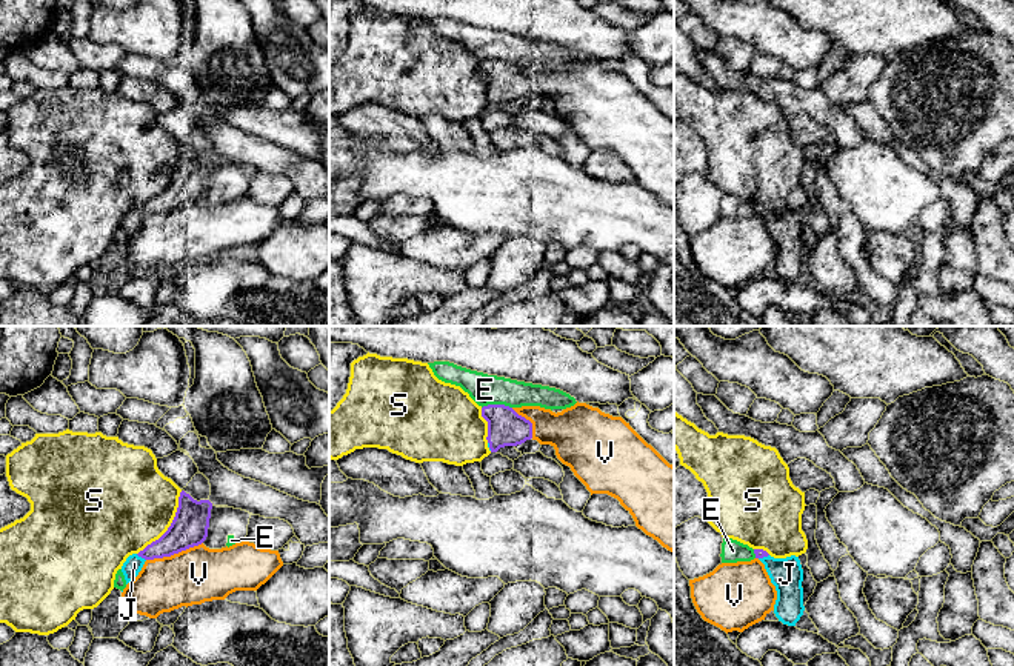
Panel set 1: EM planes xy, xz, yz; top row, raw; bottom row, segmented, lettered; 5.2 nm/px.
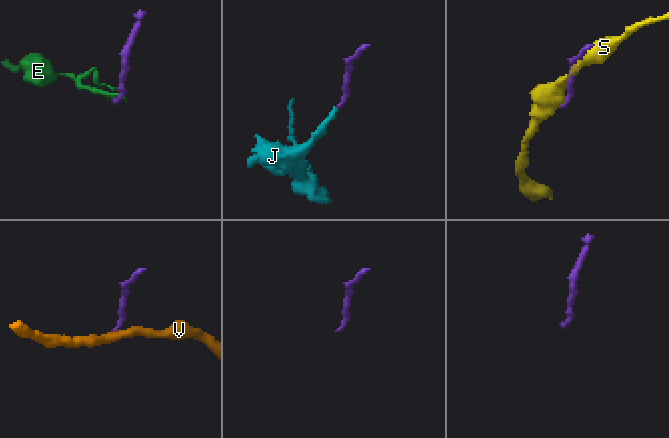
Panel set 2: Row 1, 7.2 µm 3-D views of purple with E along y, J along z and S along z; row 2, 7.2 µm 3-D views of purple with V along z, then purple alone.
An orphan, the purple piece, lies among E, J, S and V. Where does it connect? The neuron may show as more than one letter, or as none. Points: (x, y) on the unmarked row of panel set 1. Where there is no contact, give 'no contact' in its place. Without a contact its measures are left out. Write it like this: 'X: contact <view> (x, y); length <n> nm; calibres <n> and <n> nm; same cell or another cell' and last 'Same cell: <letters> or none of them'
E: contact xz (496, 60); length 160 nm; calibres 190 and 160 nm; another cell
J: contact xy (140, 211); length 70 nm; calibres 160 and 90 nm; same cell
S: contact xy (171, 180); length 400 nm; calibres 190 and 460 nm; another cell
V: contact xy (174, 208); length 320 nm; calibres 190 and 300 nm; another cell
Same cell: J

